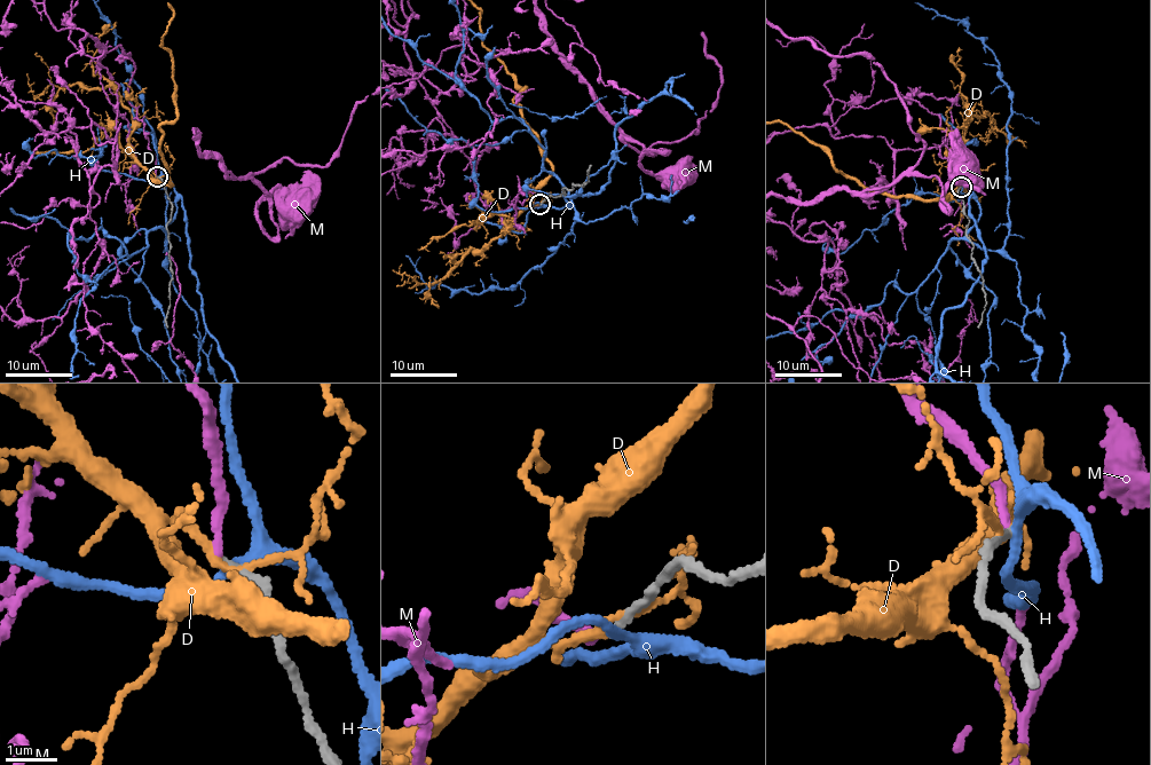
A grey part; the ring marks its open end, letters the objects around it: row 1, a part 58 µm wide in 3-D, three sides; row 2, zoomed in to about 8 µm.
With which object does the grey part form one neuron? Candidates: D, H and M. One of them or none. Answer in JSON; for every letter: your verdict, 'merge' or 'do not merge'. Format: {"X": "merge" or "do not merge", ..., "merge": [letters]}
{"D": "do not merge", "H": "do not merge", "M": "merge", "merge": ["M"]}

